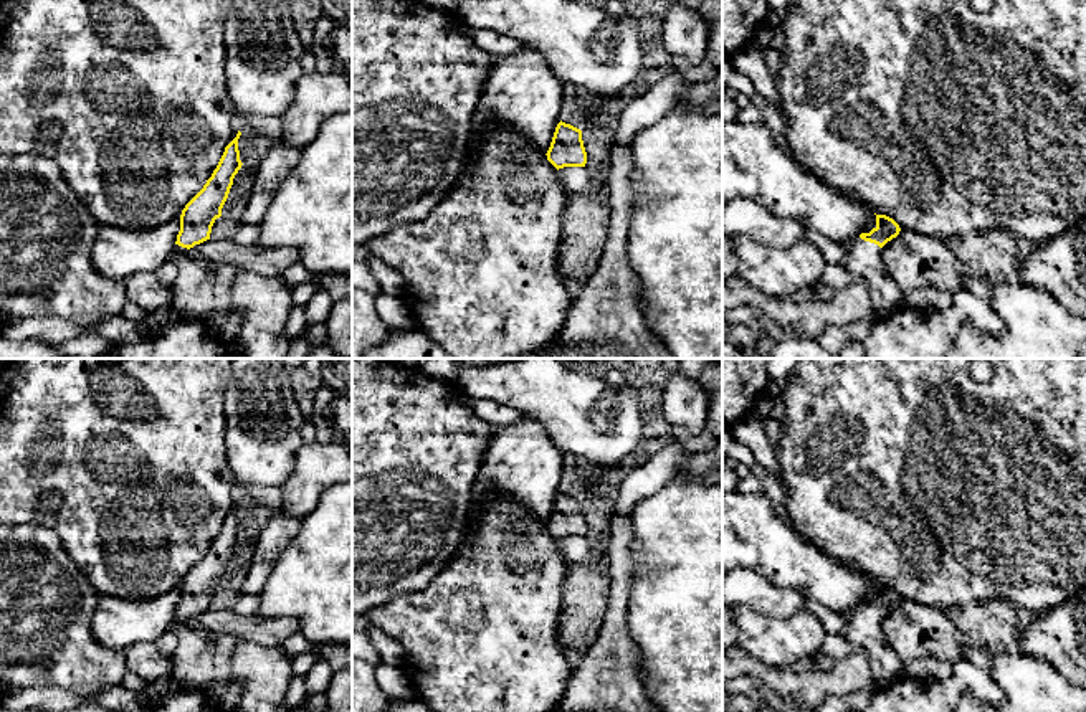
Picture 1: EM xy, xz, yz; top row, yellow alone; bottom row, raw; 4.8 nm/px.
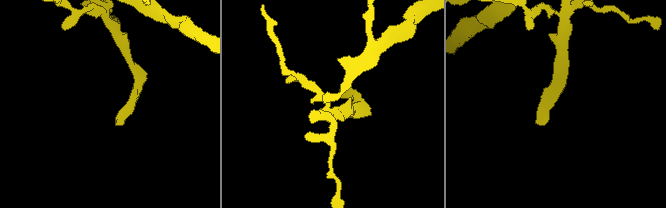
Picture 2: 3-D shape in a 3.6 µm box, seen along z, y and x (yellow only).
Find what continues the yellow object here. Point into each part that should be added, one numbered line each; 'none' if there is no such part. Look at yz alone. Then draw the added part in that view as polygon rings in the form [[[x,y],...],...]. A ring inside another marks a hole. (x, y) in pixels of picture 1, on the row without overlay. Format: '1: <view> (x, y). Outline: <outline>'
1: yz (863, 631). Outline: [[[856,608],[846,616],[846,636],[853,653],[861,653],[871,664],[871,682],[886,687],[907,676],[907,666],[896,656],[881,631],[881,618]]]

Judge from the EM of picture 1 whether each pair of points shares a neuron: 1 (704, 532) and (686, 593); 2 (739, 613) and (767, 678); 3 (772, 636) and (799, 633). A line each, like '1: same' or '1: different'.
1: same
2: different
3: same

